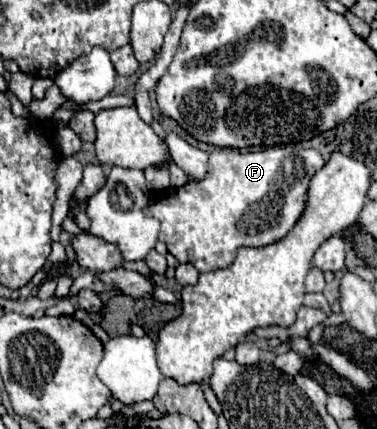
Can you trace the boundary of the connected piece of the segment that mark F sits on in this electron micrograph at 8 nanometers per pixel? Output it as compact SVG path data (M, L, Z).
M293 143L264 148L251 146L244 150L215 148L209 154L209 170L205 178L187 178L187 182L181 188L169 188L161 192L161 198L149 204L145 212L161 222L161 242L167 244L167 250L181 264L193 264L197 272L227 268L233 264L239 248L269 246L273 242L283 240L291 232L291 228L305 212L309 182L323 166L325 160L315 148L297 148Z

